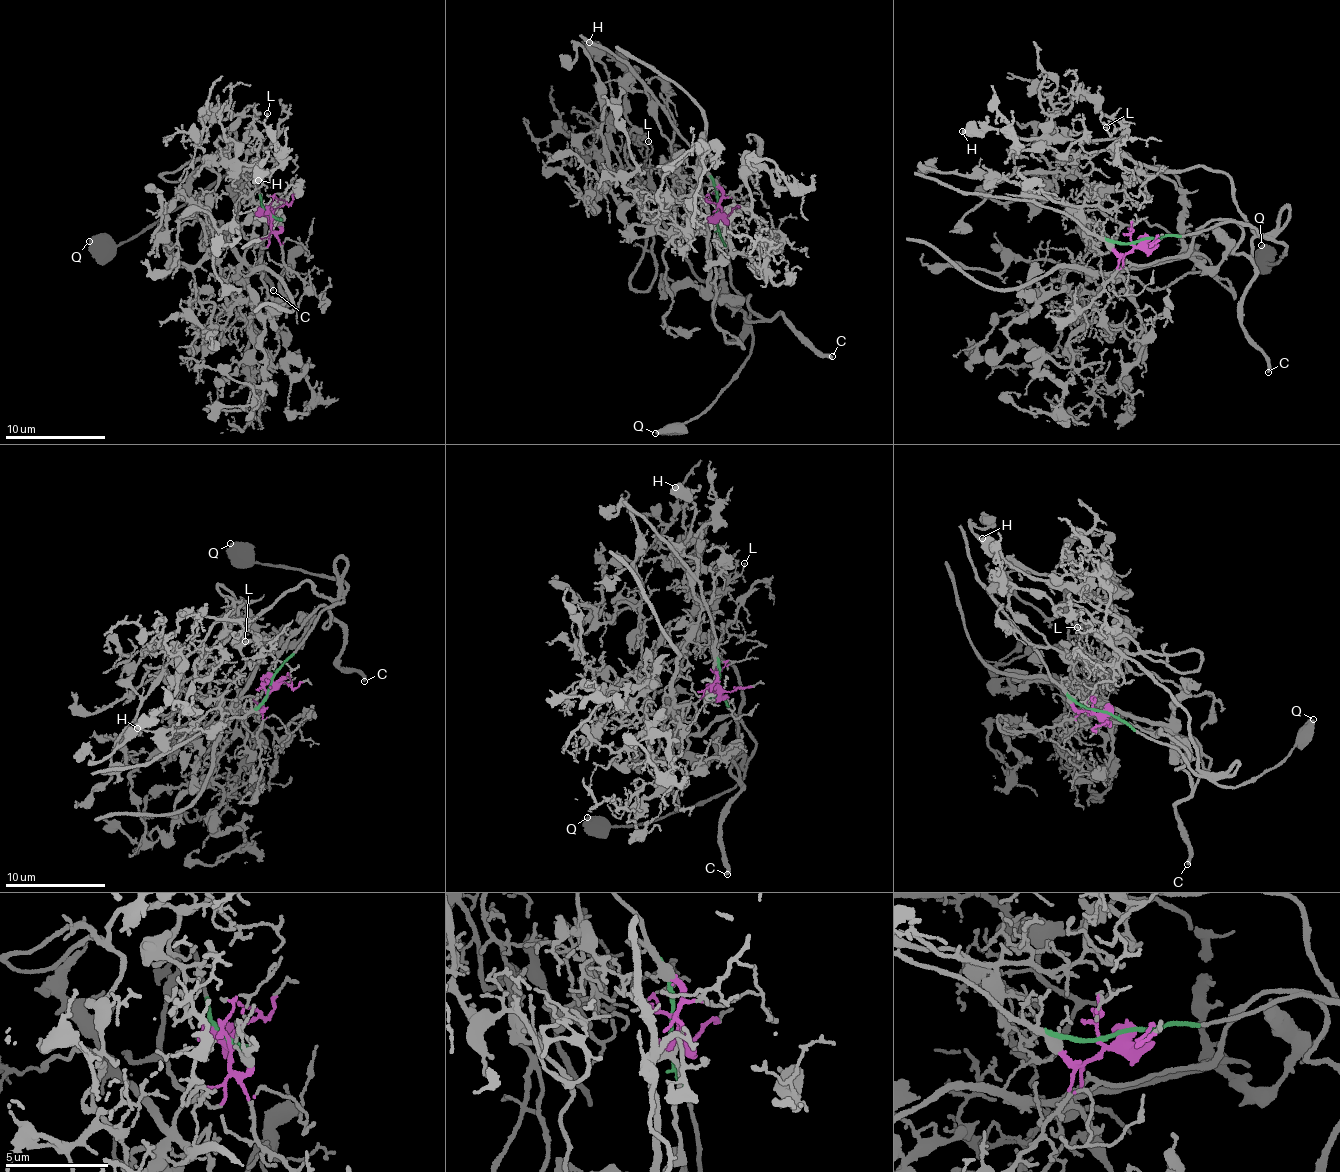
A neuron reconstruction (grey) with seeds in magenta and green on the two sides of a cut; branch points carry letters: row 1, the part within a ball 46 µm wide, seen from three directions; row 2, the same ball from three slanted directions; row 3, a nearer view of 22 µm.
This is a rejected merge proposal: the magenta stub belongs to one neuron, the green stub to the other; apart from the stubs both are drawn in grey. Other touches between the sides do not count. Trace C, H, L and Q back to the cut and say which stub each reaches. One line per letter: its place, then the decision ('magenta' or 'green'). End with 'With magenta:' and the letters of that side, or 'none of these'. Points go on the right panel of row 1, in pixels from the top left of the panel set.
C: at (1268, 372); magenta
H: at (962, 131); magenta
L: at (1106, 127); magenta
Q: at (1261, 245); green
With magenta: C, H, L

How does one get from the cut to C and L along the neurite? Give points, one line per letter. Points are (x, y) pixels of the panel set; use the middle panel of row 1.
C: (715, 213), (718, 204), (726, 289), (738, 300), (751, 295), (749, 307), (768, 321), (782, 314), (832, 356)
L: (715, 213), (716, 178), (666, 202), (632, 186), (648, 140)

